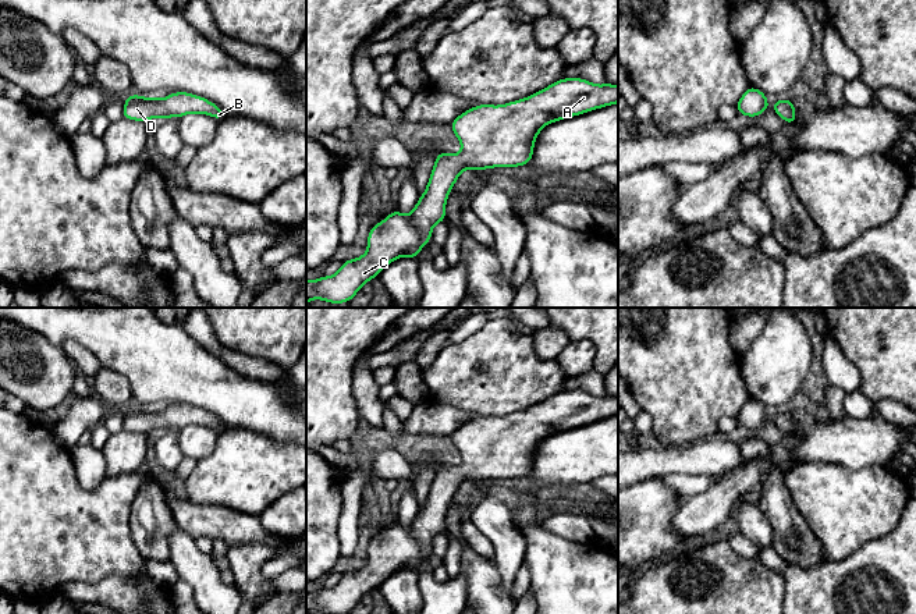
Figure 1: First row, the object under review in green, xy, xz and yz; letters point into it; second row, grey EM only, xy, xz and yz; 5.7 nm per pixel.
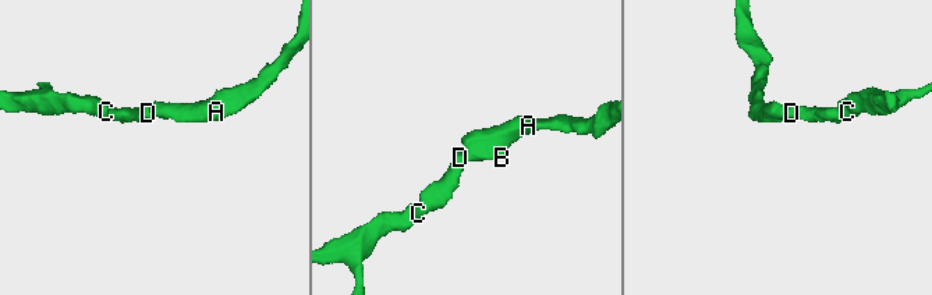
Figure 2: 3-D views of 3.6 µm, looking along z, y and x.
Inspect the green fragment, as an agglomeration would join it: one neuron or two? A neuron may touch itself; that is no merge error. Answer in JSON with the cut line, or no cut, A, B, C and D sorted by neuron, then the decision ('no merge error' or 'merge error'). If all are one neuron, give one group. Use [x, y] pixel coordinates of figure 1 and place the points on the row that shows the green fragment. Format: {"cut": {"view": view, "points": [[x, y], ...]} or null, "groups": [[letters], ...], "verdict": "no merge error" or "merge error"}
{"cut": null, "groups": [["A", "B", "C", "D"]], "verdict": "no merge error"}

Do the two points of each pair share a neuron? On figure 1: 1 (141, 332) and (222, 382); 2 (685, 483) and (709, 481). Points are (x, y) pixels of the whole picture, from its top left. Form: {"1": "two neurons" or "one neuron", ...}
{"1": "one neuron", "2": "one neuron"}

